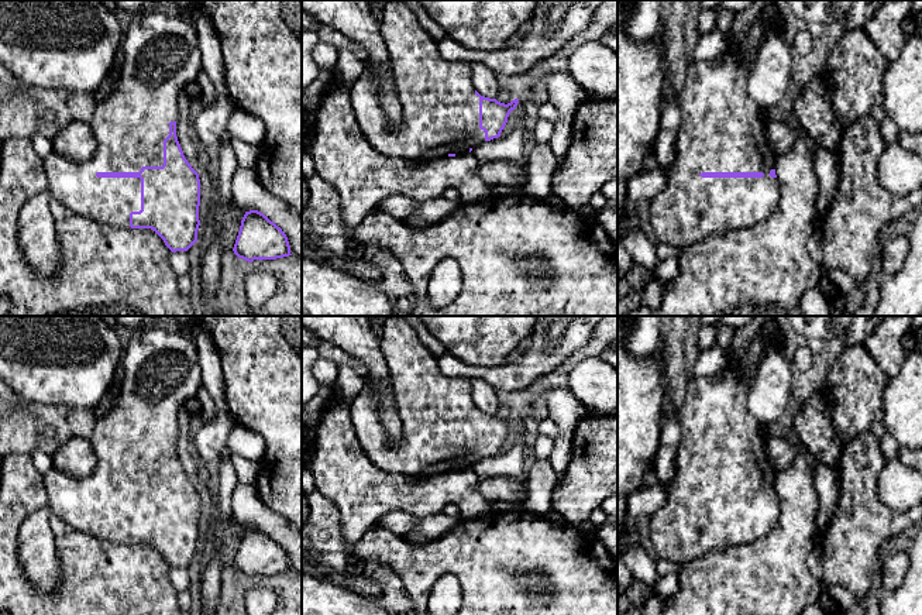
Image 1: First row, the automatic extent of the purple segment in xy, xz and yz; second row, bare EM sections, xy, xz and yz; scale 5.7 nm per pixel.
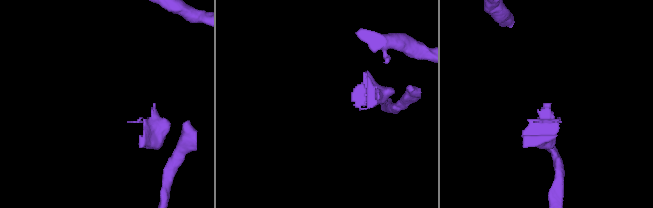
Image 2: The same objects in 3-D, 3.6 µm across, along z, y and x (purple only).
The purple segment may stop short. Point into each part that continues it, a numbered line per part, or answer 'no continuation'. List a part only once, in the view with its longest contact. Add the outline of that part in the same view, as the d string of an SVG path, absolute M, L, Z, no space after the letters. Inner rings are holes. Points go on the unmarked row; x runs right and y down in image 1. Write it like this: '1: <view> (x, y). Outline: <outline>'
1: xy (162, 370). Outline: M149 323L133 334L123 350L120 364L124 368L118 403L104 416L96 420L89 437L97 463L85 478L70 478L55 468L44 474L44 485L48 494L48 512L70 526L96 539L117 544L130 543L130 529L141 526L140 494L97 494L97 488L140 488L142 482L164 481L164 456L169 451L169 439L178 436L178 412L185 402L195 398L203 386L199 350L195 340L188 339L180 330L168 331Z

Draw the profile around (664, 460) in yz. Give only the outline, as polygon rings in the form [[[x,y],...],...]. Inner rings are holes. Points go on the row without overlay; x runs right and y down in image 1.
[[[667,378],[664,379],[664,392],[663,413],[660,420],[660,444],[653,465],[660,484],[665,484],[672,480],[680,446],[680,425],[677,420],[677,410],[671,403]]]

